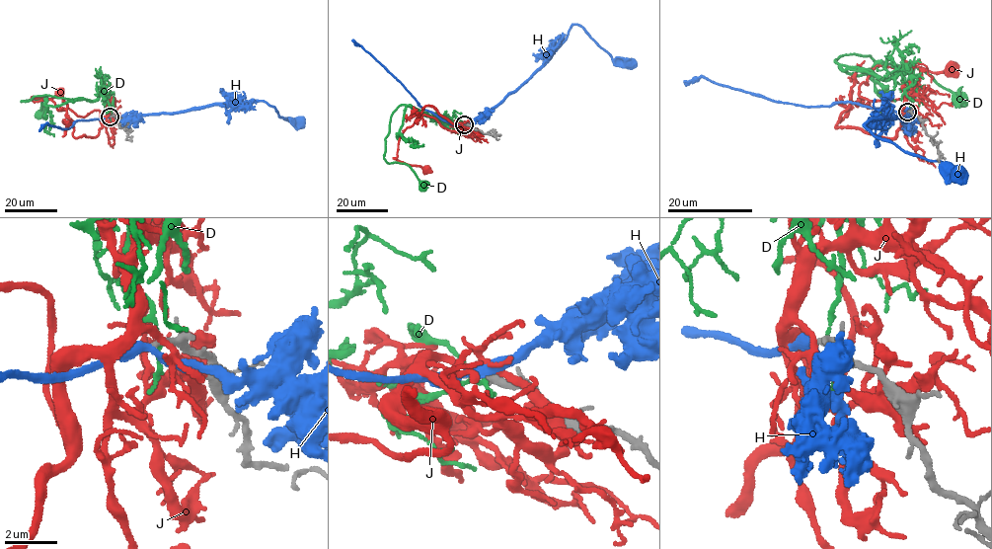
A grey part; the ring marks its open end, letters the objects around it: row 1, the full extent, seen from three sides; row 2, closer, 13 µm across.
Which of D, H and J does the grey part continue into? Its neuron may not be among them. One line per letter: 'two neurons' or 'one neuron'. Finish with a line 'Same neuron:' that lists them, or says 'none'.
D: two neurons
H: two neurons
J: two neurons
Same neuron: none

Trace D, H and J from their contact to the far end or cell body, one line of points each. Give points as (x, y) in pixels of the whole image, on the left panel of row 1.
D: (112, 116), (102, 93), (96, 100), (87, 101), (44, 95), (21, 101), (40, 100), (39, 114)
H: (111, 116), (132, 118), (176, 114), (209, 105), (260, 101), (274, 107), (279, 116), (298, 121)
J: (112, 116), (102, 126), (99, 111), (78, 116), (50, 100), (33, 100), (61, 90)

